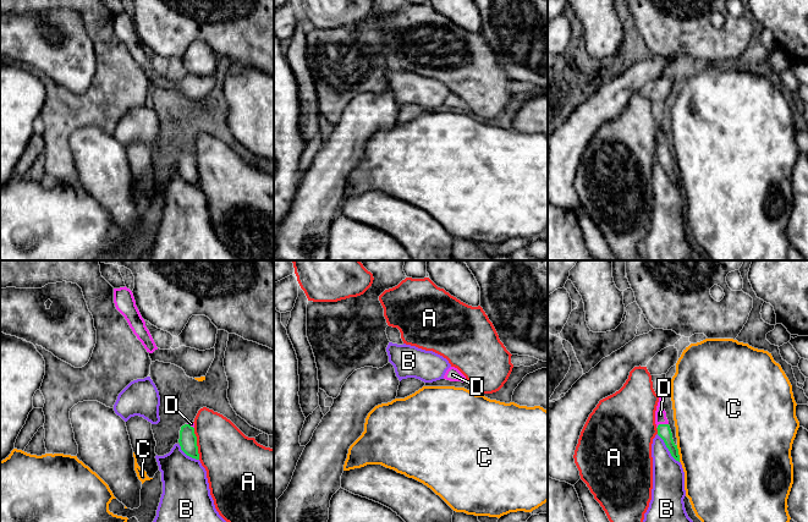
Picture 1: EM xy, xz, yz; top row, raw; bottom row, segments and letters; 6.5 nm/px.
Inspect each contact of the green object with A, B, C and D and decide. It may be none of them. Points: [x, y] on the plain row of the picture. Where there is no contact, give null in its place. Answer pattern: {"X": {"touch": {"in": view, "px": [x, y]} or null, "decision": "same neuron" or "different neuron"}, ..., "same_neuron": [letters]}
{"A": {"touch": {"in": "xy", "px": [196, 170]}, "decision": "different neuron"}, "B": {"touch": {"in": "yz", "px": [668, 174]}, "decision": "different neuron"}, "C": {"touch": {"in": "yz", "px": [677, 180]}, "decision": "different neuron"}, "D": {"touch": {"in": "yz", "px": [661, 150]}, "decision": "same neuron"}, "same_neuron": ["D"]}

